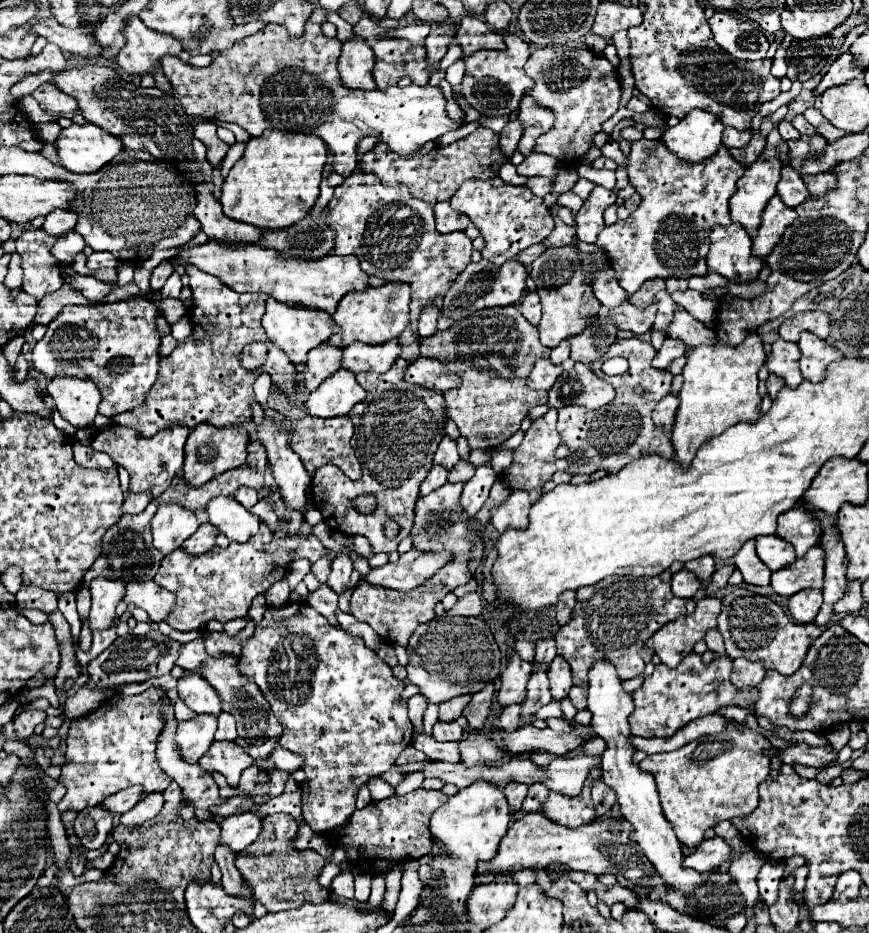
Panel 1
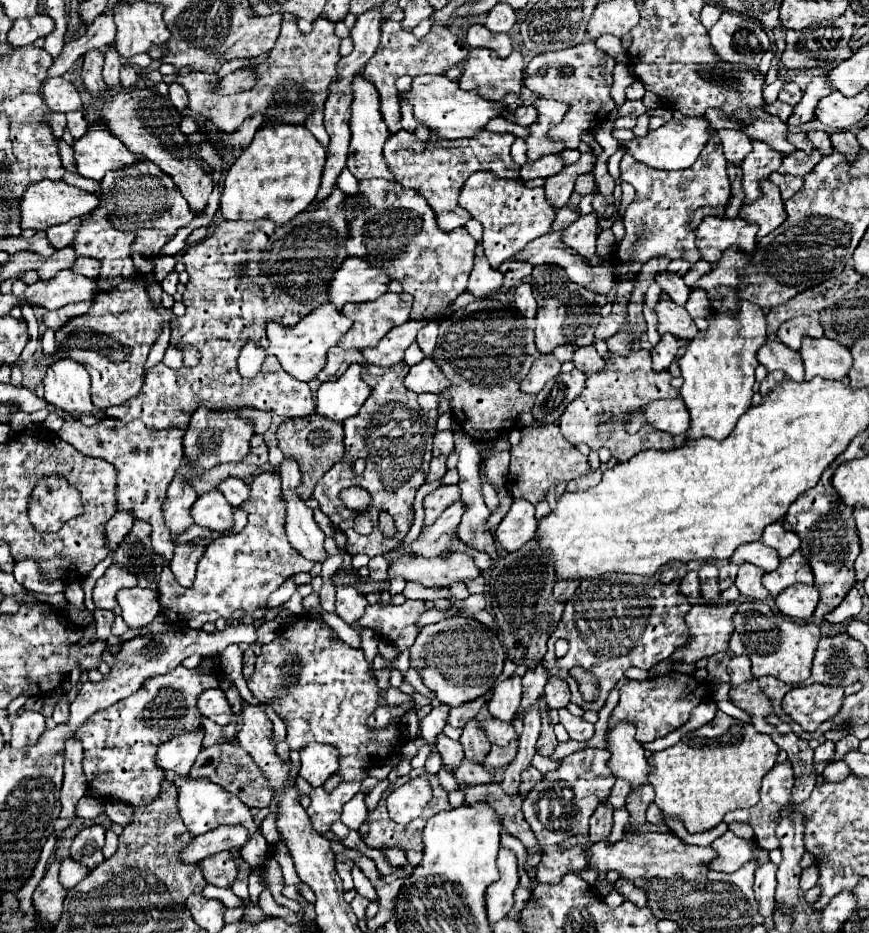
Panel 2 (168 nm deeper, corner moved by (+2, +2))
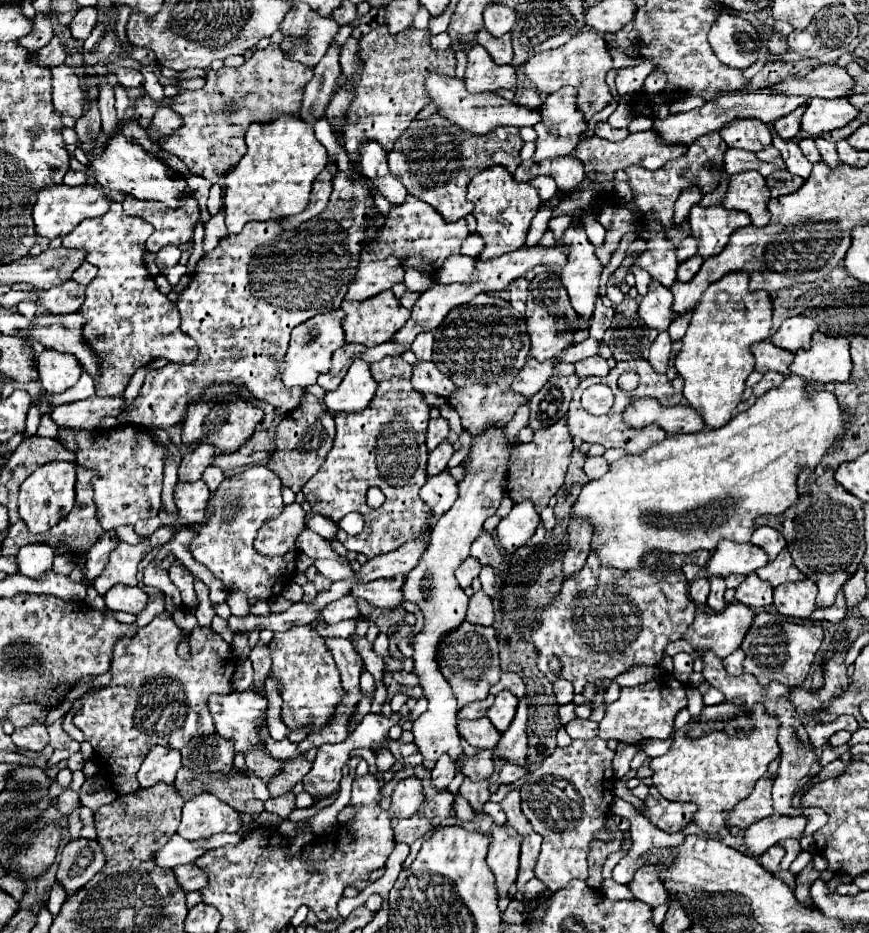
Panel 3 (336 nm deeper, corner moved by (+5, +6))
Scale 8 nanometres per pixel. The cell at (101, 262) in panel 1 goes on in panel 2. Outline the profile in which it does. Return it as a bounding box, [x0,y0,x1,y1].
[73,258,101,278]

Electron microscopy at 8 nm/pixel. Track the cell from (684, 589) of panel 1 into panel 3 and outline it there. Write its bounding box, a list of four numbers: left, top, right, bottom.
[690,578,710,604]

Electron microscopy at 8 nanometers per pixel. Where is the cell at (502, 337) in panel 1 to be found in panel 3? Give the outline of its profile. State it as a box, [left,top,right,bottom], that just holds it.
[432,302,530,434]

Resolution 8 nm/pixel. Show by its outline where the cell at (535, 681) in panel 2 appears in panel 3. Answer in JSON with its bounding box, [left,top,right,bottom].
[494,698,528,766]

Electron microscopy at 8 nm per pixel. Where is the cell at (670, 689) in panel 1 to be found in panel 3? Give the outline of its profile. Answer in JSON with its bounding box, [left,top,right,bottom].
[598,674,686,744]

